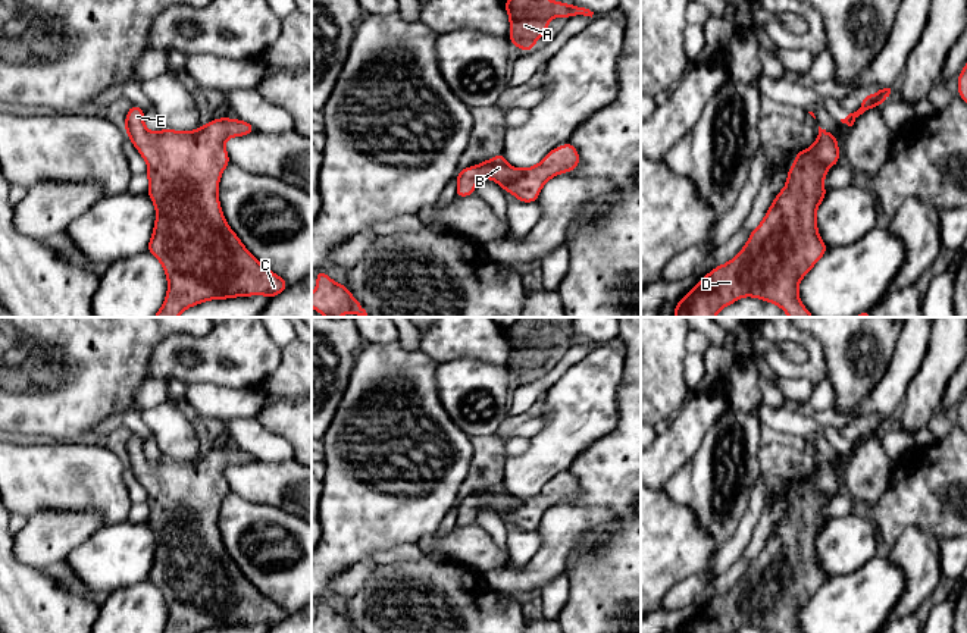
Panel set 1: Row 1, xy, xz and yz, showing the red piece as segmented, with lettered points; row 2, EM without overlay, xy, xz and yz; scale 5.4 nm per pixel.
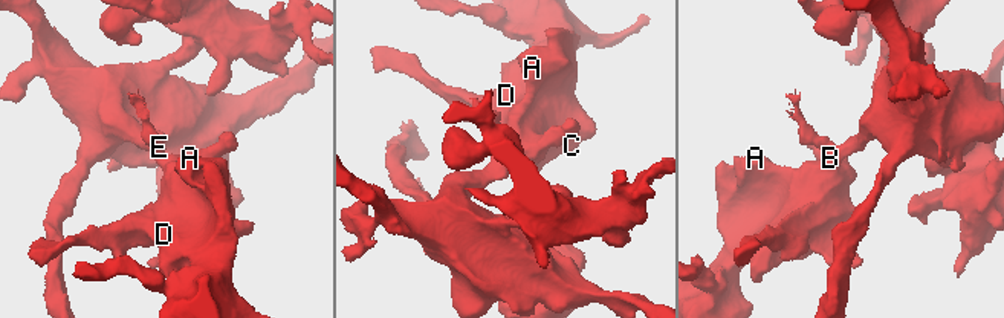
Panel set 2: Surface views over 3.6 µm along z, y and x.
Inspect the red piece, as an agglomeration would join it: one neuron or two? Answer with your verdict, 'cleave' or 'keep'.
keep

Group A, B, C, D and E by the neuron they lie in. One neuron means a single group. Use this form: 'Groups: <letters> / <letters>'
Groups: A B C D E

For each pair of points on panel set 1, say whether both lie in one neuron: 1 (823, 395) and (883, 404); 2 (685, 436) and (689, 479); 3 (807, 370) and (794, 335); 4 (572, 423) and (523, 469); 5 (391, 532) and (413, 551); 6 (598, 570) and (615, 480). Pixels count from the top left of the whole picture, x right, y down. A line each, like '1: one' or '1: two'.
1: two
2: two
3: one
4: one
5: two
6: two

